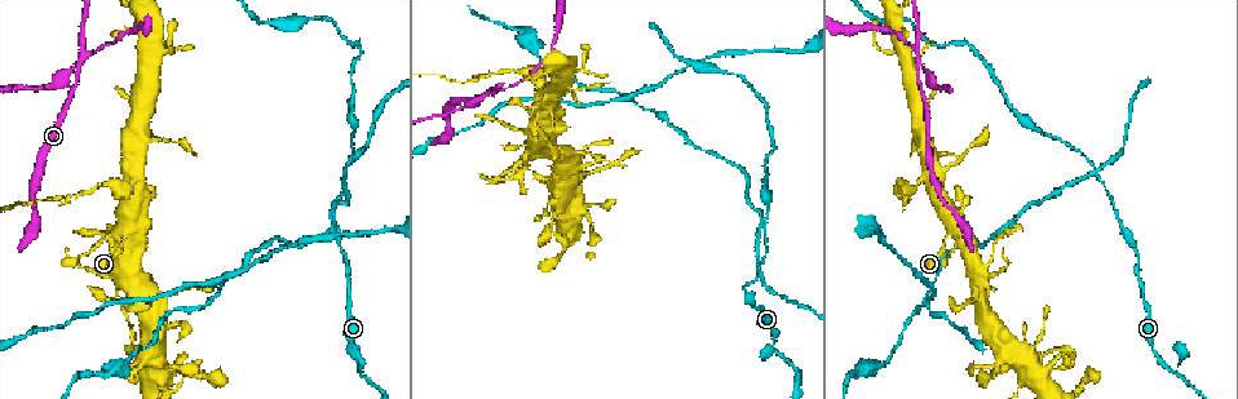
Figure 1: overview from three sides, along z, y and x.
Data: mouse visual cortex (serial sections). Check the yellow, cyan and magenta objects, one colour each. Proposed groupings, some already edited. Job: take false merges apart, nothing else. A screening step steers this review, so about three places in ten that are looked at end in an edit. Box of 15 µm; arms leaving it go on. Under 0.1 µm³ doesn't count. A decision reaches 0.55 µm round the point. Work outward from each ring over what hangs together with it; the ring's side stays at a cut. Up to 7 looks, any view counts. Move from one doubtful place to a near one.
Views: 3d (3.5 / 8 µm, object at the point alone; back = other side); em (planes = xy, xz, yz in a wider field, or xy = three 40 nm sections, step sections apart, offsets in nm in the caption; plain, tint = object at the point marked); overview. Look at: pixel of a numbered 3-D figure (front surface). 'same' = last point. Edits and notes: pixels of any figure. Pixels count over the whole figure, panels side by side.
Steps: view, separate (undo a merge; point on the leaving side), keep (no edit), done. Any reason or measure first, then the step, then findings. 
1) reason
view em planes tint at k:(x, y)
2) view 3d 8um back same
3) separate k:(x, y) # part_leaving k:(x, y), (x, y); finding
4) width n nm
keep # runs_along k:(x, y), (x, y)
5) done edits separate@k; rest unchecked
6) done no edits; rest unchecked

thin neck
view 3d 3.5um at 1:(953, 221)

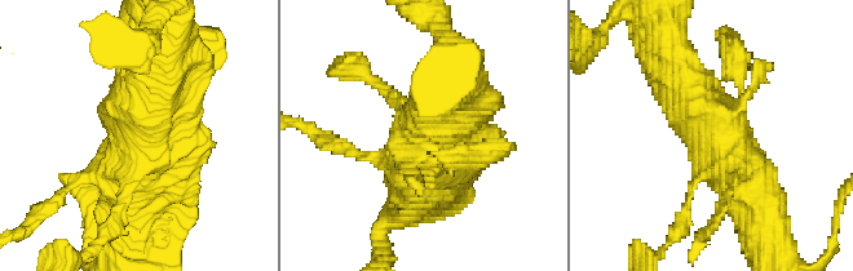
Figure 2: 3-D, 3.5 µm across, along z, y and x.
view em xy step 5 tint at 2:(715, 138)

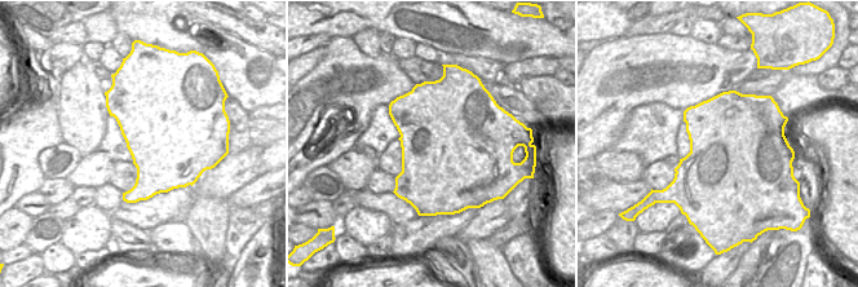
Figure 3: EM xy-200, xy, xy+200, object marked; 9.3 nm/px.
keep # runs_along 2:(397, 103), (428, 133), (420, 189); one cell here

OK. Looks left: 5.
four or more arms meet
view em planes tint at 1:(916, 66)

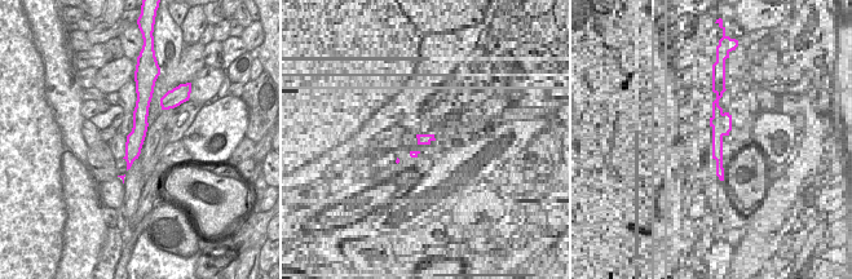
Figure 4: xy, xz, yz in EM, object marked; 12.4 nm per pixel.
view 3d 3.5um same

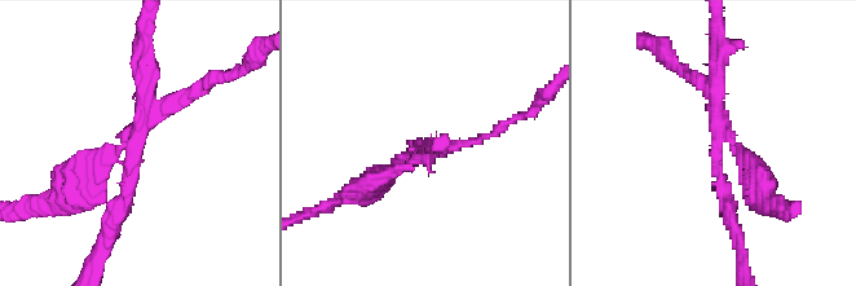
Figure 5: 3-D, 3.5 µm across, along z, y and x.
arms 4; arm_widths 100, 150, 200, 200 nm
separate 5:(201, 88) # two cells meet here

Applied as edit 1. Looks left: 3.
abrupt turn
view 3d 8um at 1:(136, 179)

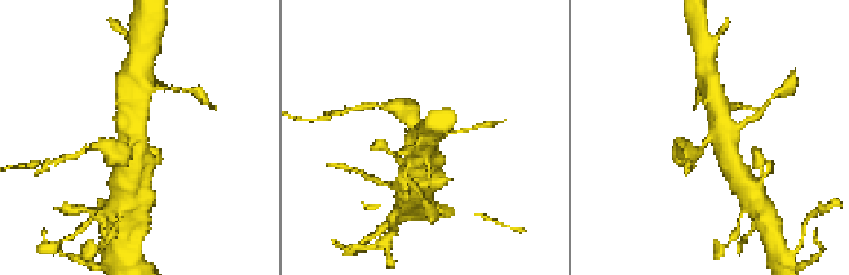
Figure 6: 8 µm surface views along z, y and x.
view 3d 3.5um at 6:(709, 136)

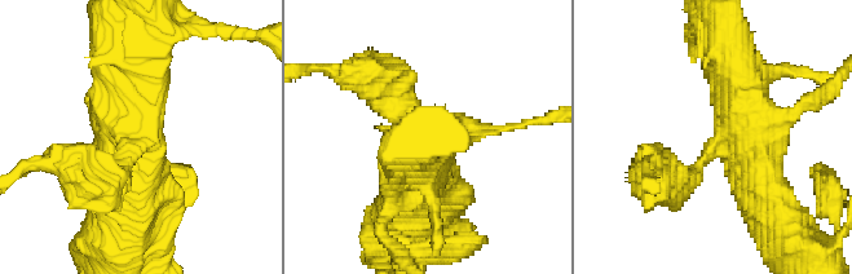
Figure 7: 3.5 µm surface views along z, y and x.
view em planes tint at 7:(134, 140)

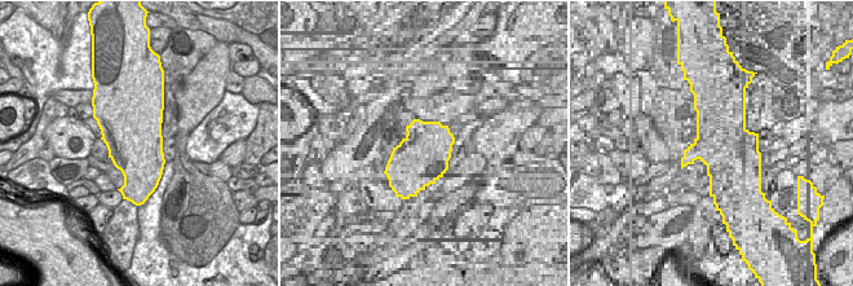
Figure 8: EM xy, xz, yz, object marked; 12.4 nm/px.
separate 7:(393, 82) # part_leaving 7:(404, 111), (363, 74), (317, 67); a second cell is stuck on

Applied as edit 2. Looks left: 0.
done edits separate@5, separate@7; rest unchecked

